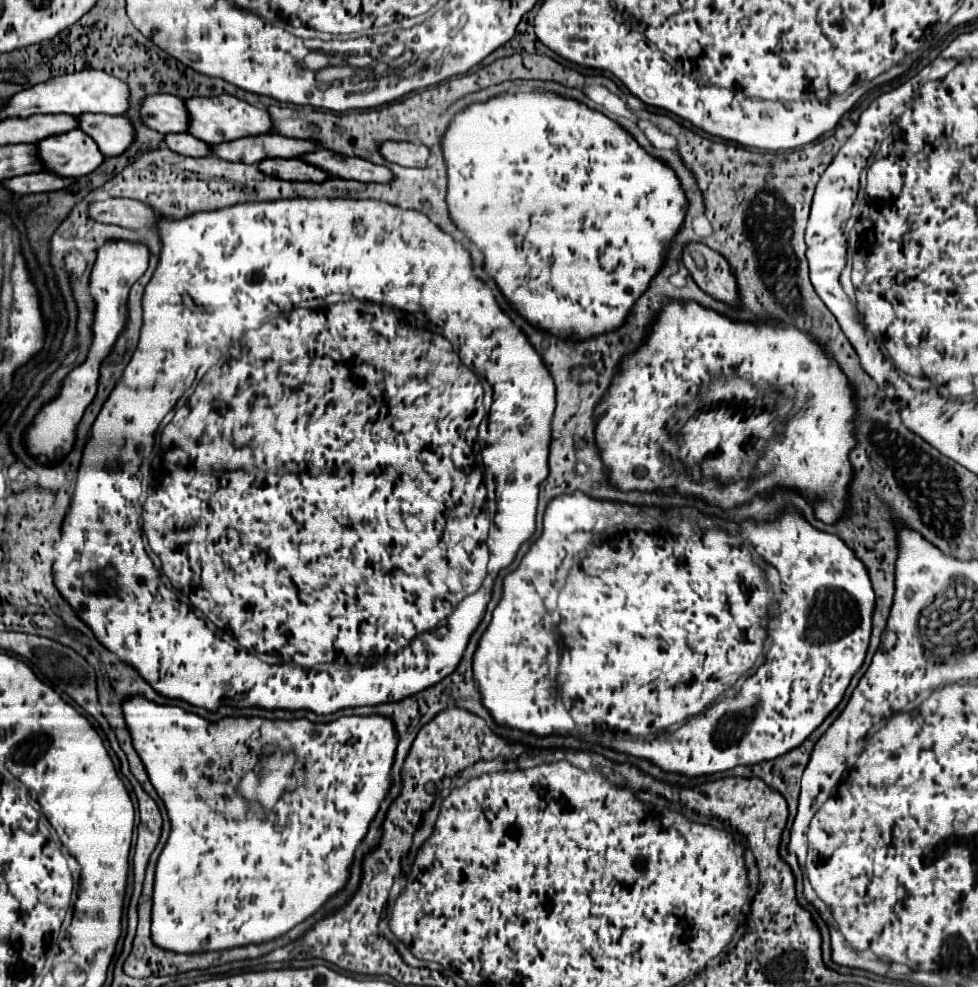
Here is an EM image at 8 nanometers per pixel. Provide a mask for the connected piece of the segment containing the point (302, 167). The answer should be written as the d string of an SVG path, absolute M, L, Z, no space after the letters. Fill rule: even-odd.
M264 159L258 163L258 169L270 177L288 179L288 181L324 181L328 173L318 171L316 167L302 163L300 159Z

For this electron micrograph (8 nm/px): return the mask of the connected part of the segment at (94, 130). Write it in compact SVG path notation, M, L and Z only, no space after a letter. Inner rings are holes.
M82 113L76 119L78 119L78 129L84 131L88 137L92 137L104 155L124 153L134 139L134 127L122 115L114 117L114 115Z

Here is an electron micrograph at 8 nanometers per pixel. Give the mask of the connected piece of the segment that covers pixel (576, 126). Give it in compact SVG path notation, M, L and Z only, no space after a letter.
M528 91L528 93L502 93L490 97L486 103L470 103L466 109L458 111L440 139L446 175L448 175L448 193L446 203L450 211L450 219L456 227L482 251L484 255L484 271L496 281L504 299L518 311L518 315L562 341L586 341L626 325L628 313L634 303L642 297L642 293L650 287L650 281L660 273L666 263L666 253L670 243L680 233L688 199L682 189L682 183L676 171L664 161L644 151L644 147L616 121L608 119L604 113L586 107L576 99L562 97L554 91Z

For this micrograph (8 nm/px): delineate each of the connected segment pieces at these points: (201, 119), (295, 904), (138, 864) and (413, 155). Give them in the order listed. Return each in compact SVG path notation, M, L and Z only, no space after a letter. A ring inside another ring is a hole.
M218 95L218 97L190 97L184 99L188 109L188 133L198 137L200 141L214 145L222 141L234 141L246 135L264 135L270 131L270 117L264 109L258 109L246 101L240 101L230 95Z
M132 695L132 697L126 697L126 699L124 699L124 701L122 701L122 715L124 715L124 721L126 721L126 727L128 727L128 729L130 729L130 737L132 737L132 745L134 745L134 749L136 749L136 753L138 753L138 757L140 757L140 759L142 759L142 763L144 763L144 769L146 769L146 773L148 773L148 777L149 777L149 780L150 780L150 783L152 783L152 785L154 785L154 789L156 789L156 793L158 793L158 795L160 795L160 799L162 799L162 801L163 801L163 803L164 803L164 805L166 805L166 811L168 811L168 817L170 817L170 829L172 829L172 831L170 831L170 835L168 835L168 841L166 841L166 845L164 845L164 849L162 849L162 853L160 853L160 857L158 857L158 863L156 863L156 875L154 875L154 895L152 895L152 943L154 943L154 945L156 945L156 947L160 947L160 949L164 949L164 951L172 951L172 953L208 953L208 951L224 951L224 949L232 949L232 947L242 947L242 945L252 945L252 943L264 943L264 941L272 941L272 939L276 939L276 937L280 937L280 935L284 935L284 933L288 933L288 931L290 931L290 929L294 929L294 927L296 927L296 925L300 925L300 923L304 923L304 921L306 921L306 919L308 919L308 917L312 917L312 915L314 915L314 913L316 913L316 911L320 911L320 909L322 909L322 907L324 907L324 905L326 905L326 901L328 901L328 899L330 899L330 897L334 897L334 895L336 895L336 893L340 893L340 891L342 891L342 889L344 889L344 887L346 887L346 883L348 883L348 879L350 879L350 867L352 867L352 861L354 861L354 853L356 853L356 847L358 847L358 845L360 845L360 843L362 843L362 839L364 839L364 837L366 837L366 833L368 833L368 827L370 827L370 821L372 821L372 819L374 819L374 817L376 817L376 813L378 813L378 809L380 809L380 803L382 803L382 801L384 801L384 799L386 799L386 797L388 797L388 793L390 793L390 789L392 789L392 785L394 785L394 781L392 781L392 765L394 765L394 757L396 757L396 747L398 747L398 741L400 741L400 735L398 735L398 731L396 731L396 729L394 729L394 721L392 721L392 719L390 719L390 717L384 717L384 715L352 715L352 717L340 717L340 719L336 719L336 721L330 721L330 723L312 723L312 721L308 721L308 719L304 719L304 717L302 717L302 719L266 719L266 717L222 717L222 719L220 719L220 721L214 721L214 723L210 723L210 721L206 721L206 719L204 719L204 717L200 717L200 715L196 715L196 713L188 713L188 711L184 711L184 709L182 709L182 707L176 707L176 705L158 705L158 703L154 703L154 701L148 701L148 699L146 699L146 697L144 697L144 695ZM278 749L280 749L280 751L282 751L282 753L286 753L286 749L290 749L290 751L296 751L296 753L298 753L298 765L296 765L296 767L294 767L294 766L295 766L295 763L296 763L296 759L297 759L297 757L296 757L296 755L295 755L295 754L294 754L294 753L290 753L290 754L288 754L288 755L281 755L281 753L279 753L279 752L277 752L277 753L275 753L275 754L274 754L274 755L272 755L272 753L274 753L274 751L278 751ZM262 753L266 753L266 755L271 755L271 756L269 756L269 757L267 757L267 758L266 758L266 782L259 782L259 780L258 780L258 778L257 778L257 775L256 775L256 774L255 774L255 773L254 773L254 772L253 772L253 771L248 771L248 772L247 772L247 773L245 773L245 774L244 774L244 775L243 775L243 776L242 776L242 777L241 777L241 779L240 779L240 782L239 782L239 784L238 784L238 786L237 786L237 788L236 788L236 791L237 791L237 793L238 793L238 794L239 794L239 795L240 795L240 796L241 796L241 797L242 797L242 799L243 799L243 800L244 800L244 802L245 802L245 803L248 803L248 802L249 802L249 801L258 801L258 802L260 802L260 803L261 803L261 804L262 804L262 805L263 805L263 806L264 806L264 808L265 808L265 811L266 811L266 814L267 814L267 815L268 815L268 814L269 814L269 813L270 813L270 812L271 812L271 810L272 810L272 808L273 808L273 806L274 806L274 805L275 805L275 804L276 804L276 803L277 803L277 801L278 801L278 800L280 800L280 799L281 799L281 798L282 798L282 801L280 801L280 803L278 803L278 805L276 805L276 807L274 807L274 813L272 813L272 815L270 815L270 819L268 819L268 821L266 821L266 823L264 823L264 821L262 821L262 805L260 805L260 803L250 803L250 805L244 805L244 803L242 803L242 799L240 799L240 797L236 797L236 795L234 795L234 785L236 785L236 781L238 781L238 777L240 777L240 775L242 775L242 773L244 773L244 771L246 771L246 769L254 769L254 771L260 771L260 763L258 763L258 759L260 759L260 757L262 757Z
M132 779L132 789L138 797L138 809L140 809L138 841L136 841L136 851L134 851L134 891L138 891L144 881L144 869L146 869L148 857L160 839L162 817L156 803L144 793L144 789L140 787L136 779Z
M384 141L378 151L386 161L392 161L402 167L422 167L426 165L426 159L430 155L424 145L404 141Z

